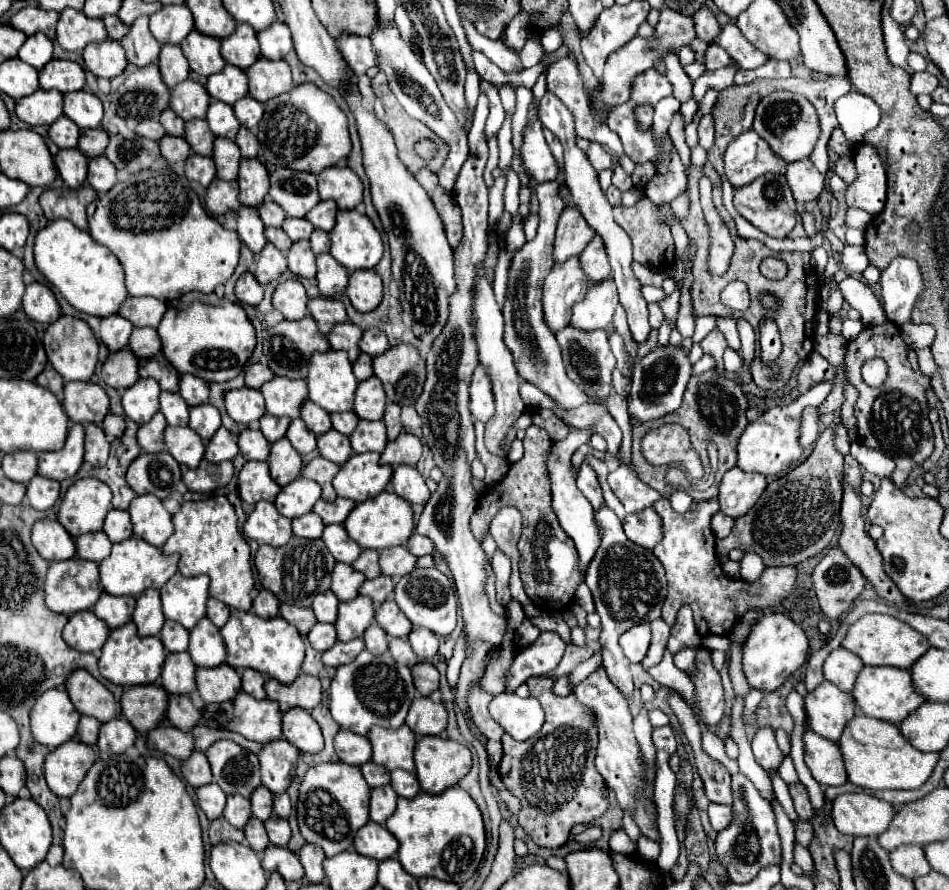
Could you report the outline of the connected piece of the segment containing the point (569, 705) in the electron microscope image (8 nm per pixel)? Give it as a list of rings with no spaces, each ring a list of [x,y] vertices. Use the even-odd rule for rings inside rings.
[[[530,677],[526,681],[530,695],[540,701],[540,705],[546,711],[546,721],[542,731],[538,735],[532,735],[526,741],[516,741],[512,737],[502,737],[504,745],[504,757],[500,761],[498,773],[506,789],[520,801],[520,825],[524,827],[526,833],[532,835],[534,843],[540,847],[556,849],[562,847],[568,837],[570,829],[576,823],[592,823],[596,821],[606,809],[608,809],[608,787],[602,775],[596,771],[594,759],[596,759],[596,749],[598,749],[598,725],[586,725],[588,721],[588,711],[582,703],[578,703],[576,697],[558,697],[552,693],[554,679],[552,677]]]

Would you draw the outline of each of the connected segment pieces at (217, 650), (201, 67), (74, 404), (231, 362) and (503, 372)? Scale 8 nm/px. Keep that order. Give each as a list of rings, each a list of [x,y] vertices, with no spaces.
[[[204,617],[198,621],[198,627],[190,631],[190,657],[198,667],[218,667],[226,663],[226,643],[220,635],[220,629]]]
[[[192,31],[182,43],[180,43],[184,57],[190,63],[190,69],[196,71],[198,75],[212,75],[222,71],[222,67],[226,65],[222,53],[220,53],[220,41],[210,37],[210,35],[202,35],[198,31]]]
[[[70,381],[64,385],[62,407],[66,415],[76,423],[100,425],[110,409],[110,399],[106,391],[96,383]]]
[[[186,293],[168,303],[168,309],[158,325],[162,353],[176,371],[210,371],[190,373],[208,383],[234,379],[256,347],[256,331],[246,311],[232,301],[220,301],[216,293]]]
[[[478,269],[478,281],[476,281],[476,305],[474,305],[474,319],[476,319],[476,331],[478,331],[478,353],[480,353],[480,365],[486,367],[486,371],[492,377],[492,385],[494,385],[494,397],[496,397],[496,415],[492,417],[490,423],[486,423],[486,435],[484,435],[484,443],[486,449],[500,457],[504,463],[508,463],[508,453],[504,451],[502,443],[508,435],[508,431],[512,429],[512,425],[516,423],[516,419],[520,417],[520,413],[524,411],[524,401],[518,393],[520,387],[520,377],[516,373],[516,367],[512,363],[512,355],[510,349],[504,345],[502,341],[502,311],[498,309],[498,303],[494,299],[494,291],[492,285],[486,281],[486,271]]]

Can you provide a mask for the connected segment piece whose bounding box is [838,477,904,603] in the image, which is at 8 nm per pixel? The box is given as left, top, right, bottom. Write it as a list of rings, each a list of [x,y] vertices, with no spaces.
[[[842,477],[842,509],[840,509],[840,521],[842,521],[842,533],[840,533],[840,539],[838,539],[838,545],[842,547],[842,551],[854,561],[856,567],[860,567],[860,571],[866,575],[866,579],[872,583],[872,587],[876,589],[876,593],[880,597],[884,597],[886,601],[892,601],[892,603],[902,603],[904,601],[904,595],[898,591],[898,587],[894,585],[894,581],[884,573],[884,567],[882,567],[882,557],[876,549],[876,543],[870,539],[870,535],[866,533],[866,527],[864,527],[864,517],[862,517],[862,495],[844,481],[846,477]]]

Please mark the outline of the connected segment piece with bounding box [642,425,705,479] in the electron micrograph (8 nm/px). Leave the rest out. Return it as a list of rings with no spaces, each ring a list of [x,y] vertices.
[[[662,425],[658,429],[650,429],[642,437],[642,455],[652,465],[680,461],[686,465],[692,479],[702,478],[705,474],[696,451],[690,447],[686,431],[680,425]]]

